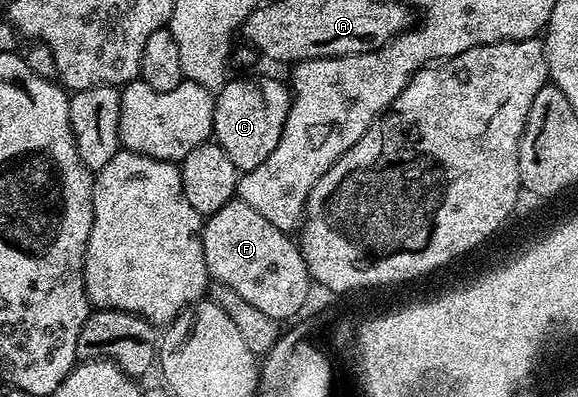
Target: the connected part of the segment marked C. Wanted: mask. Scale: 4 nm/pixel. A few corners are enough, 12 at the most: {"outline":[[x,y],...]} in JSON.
{"outline":[[277,78],[215,94],[213,138],[239,172],[259,168],[287,120]]}

